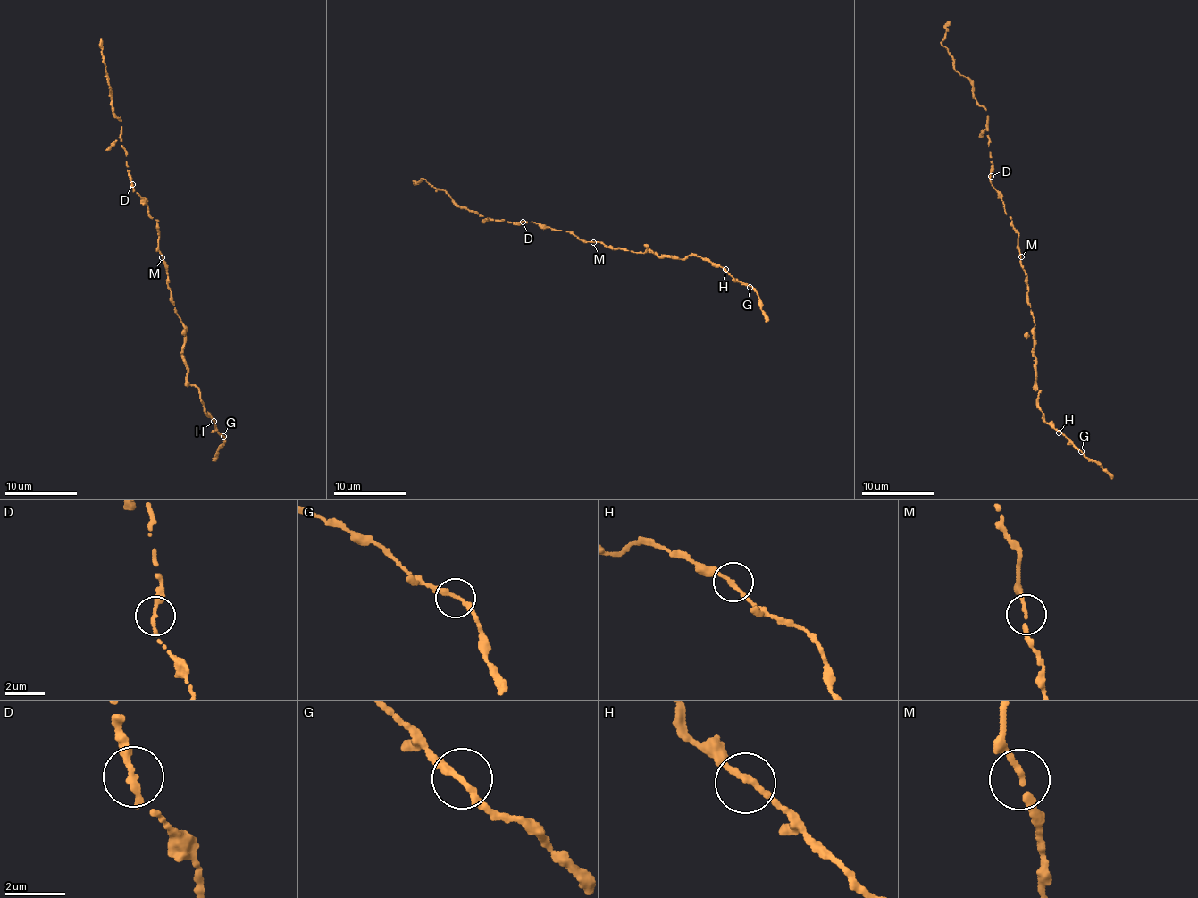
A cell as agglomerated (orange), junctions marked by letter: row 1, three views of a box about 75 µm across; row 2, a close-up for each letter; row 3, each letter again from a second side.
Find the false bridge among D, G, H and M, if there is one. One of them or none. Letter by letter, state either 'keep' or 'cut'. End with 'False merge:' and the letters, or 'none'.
D: keep
G: keep
H: keep
M: keep
False merge: none

